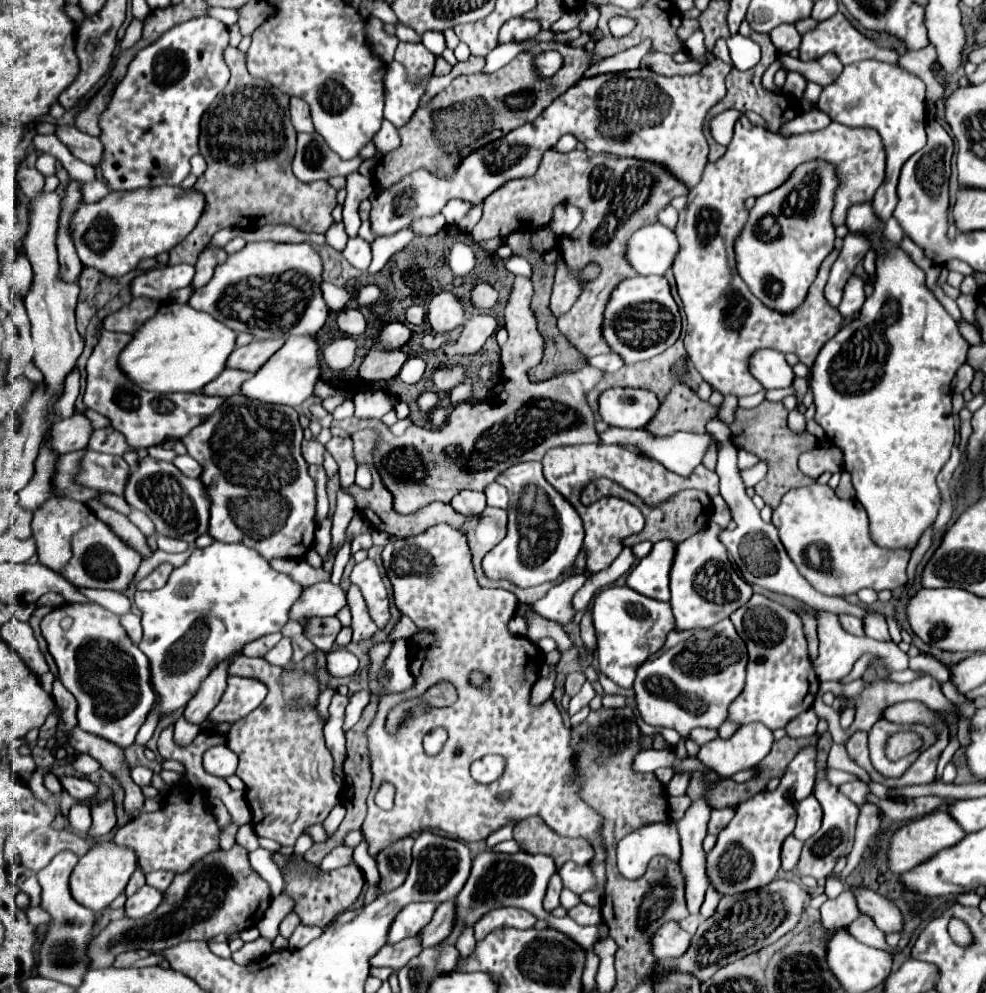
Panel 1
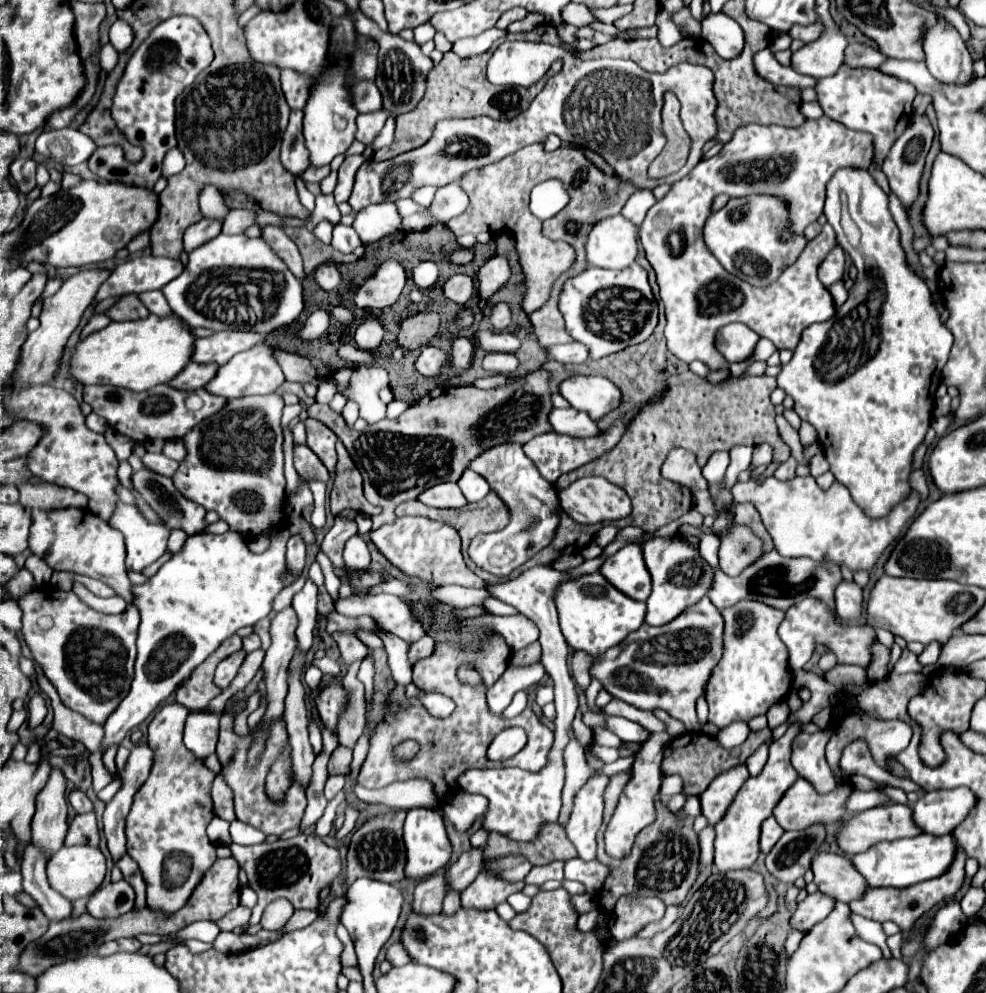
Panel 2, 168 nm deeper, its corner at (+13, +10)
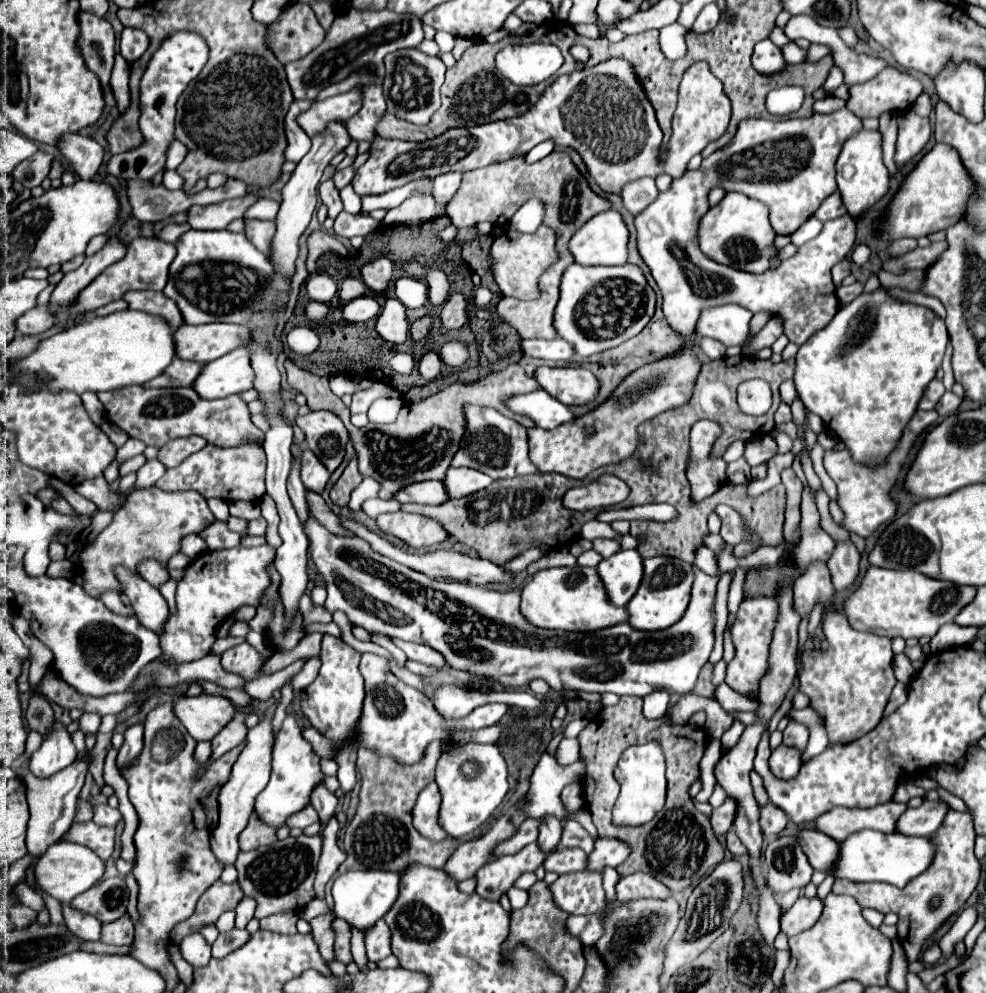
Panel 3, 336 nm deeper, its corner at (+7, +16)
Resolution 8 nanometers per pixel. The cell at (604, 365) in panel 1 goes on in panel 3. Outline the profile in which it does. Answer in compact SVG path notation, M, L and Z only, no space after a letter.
M521 338L520 348L524 356L532 356L538 360L566 362L574 356L572 348L562 338Z

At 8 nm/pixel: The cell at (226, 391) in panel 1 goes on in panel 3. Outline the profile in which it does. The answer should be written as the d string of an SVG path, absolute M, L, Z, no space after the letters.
M174 358L172 364L156 376L154 380L142 384L146 388L176 388L176 386L190 386L194 382L194 376L198 376L202 364L198 362L184 362L180 358Z

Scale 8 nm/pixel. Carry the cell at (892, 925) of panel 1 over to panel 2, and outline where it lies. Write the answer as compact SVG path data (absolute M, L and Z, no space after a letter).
M820 852L816 860L812 860L812 872L820 892L844 904L864 898L868 890L868 882L864 880L864 876L846 856L840 854Z

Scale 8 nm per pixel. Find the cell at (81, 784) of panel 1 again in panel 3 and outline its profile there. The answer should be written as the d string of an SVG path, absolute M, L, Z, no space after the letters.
M108 804L98 806L96 812L94 812L94 822L96 822L98 826L112 826L112 828L114 828L120 820L122 820L122 814L120 814L118 810L110 808Z

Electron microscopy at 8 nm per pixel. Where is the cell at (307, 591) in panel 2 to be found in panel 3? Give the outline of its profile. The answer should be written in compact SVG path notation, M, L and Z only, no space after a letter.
M286 716L282 730L276 736L274 748L272 748L272 774L268 786L258 794L254 812L262 824L270 828L282 828L286 826L286 820L306 808L310 804L310 796L318 784L324 782L324 774L320 770L320 760L314 756L314 750L306 740L302 740L302 728L296 722L294 716Z

